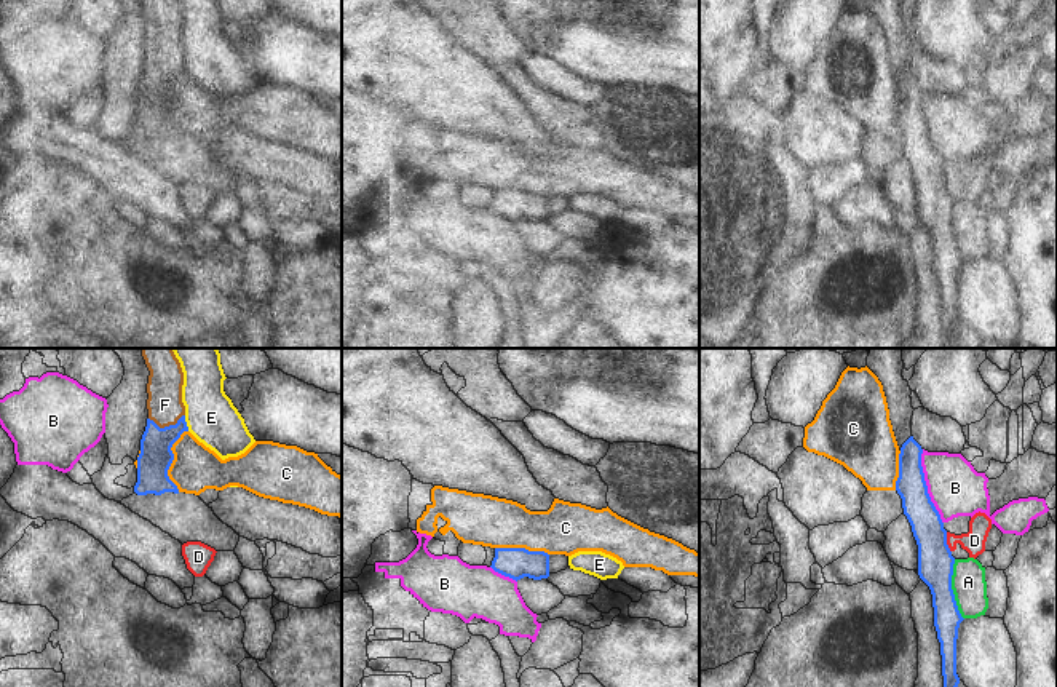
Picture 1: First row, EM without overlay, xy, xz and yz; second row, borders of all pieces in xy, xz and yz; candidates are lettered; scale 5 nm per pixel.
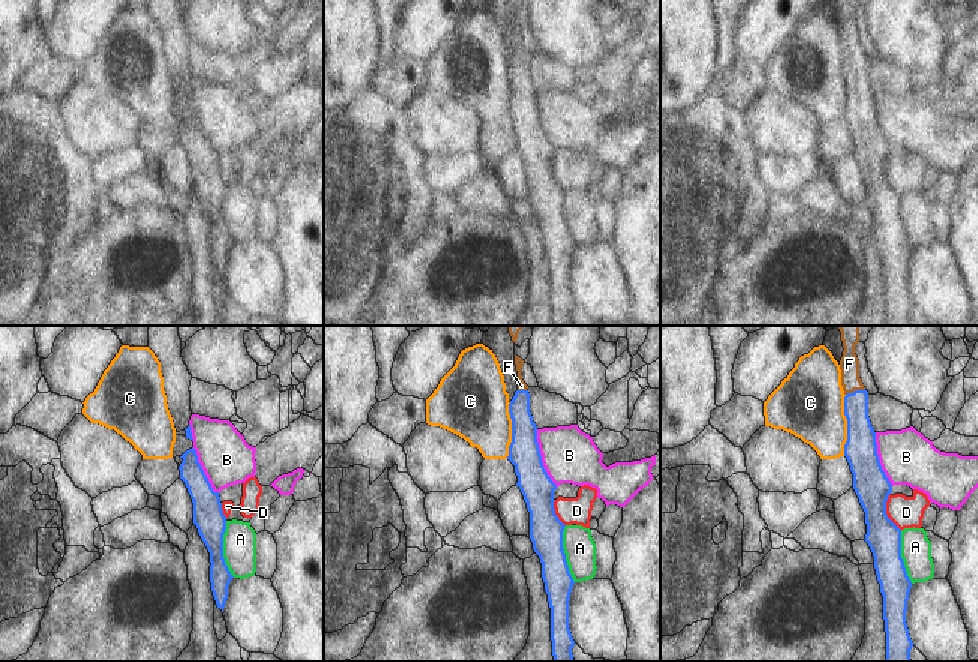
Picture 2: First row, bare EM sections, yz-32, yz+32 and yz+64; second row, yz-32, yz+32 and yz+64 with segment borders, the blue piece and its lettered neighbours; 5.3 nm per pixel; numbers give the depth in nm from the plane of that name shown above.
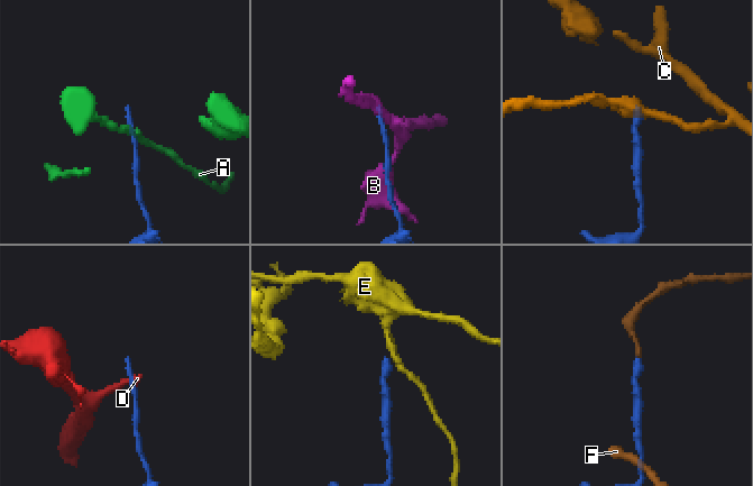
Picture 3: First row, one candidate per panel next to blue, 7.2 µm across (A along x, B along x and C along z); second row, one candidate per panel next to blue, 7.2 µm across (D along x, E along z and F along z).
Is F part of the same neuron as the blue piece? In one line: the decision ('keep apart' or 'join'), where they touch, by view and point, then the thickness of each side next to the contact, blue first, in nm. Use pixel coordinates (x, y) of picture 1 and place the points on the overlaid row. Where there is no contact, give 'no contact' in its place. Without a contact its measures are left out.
join; meets blue in xy at (166, 427); 170 nm thick on the blue side, 180 nm on the other

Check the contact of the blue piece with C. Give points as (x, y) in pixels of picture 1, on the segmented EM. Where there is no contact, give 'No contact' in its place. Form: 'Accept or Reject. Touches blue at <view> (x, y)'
Reject. Touches blue at xy (173, 459)

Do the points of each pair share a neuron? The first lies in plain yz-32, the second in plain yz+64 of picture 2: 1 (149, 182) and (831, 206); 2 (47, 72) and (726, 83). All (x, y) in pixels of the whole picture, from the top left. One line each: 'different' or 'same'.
1: same
2: same

